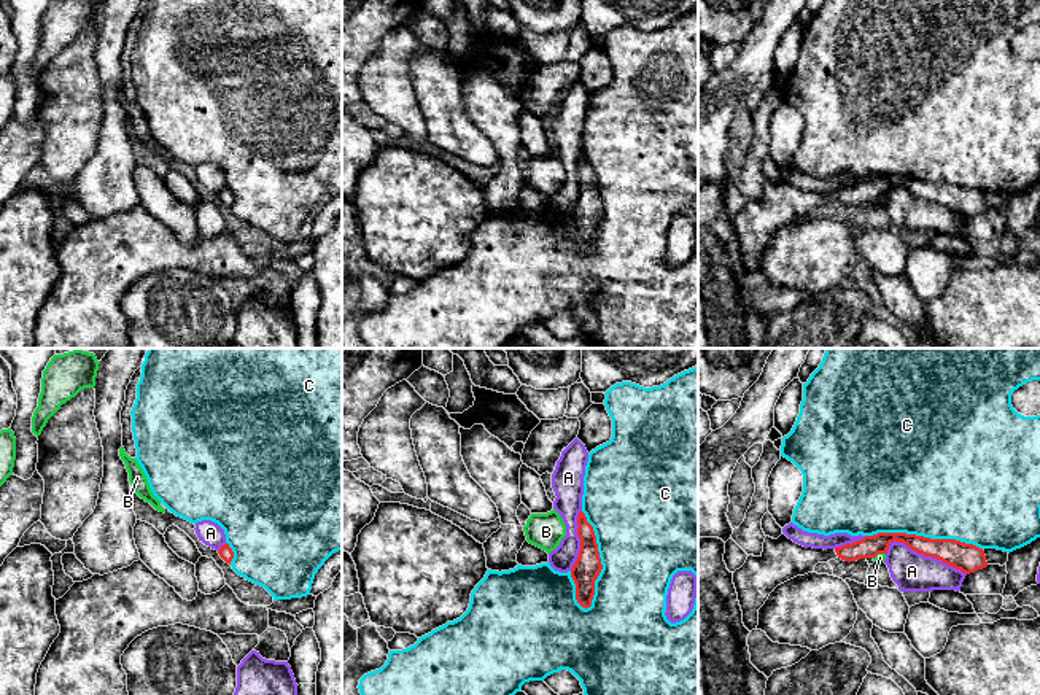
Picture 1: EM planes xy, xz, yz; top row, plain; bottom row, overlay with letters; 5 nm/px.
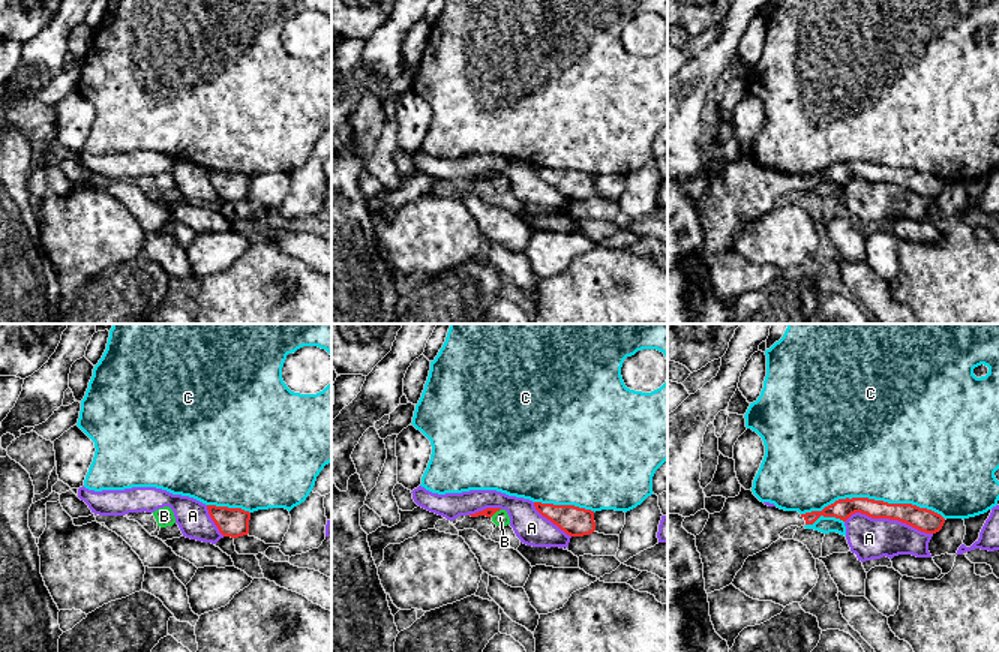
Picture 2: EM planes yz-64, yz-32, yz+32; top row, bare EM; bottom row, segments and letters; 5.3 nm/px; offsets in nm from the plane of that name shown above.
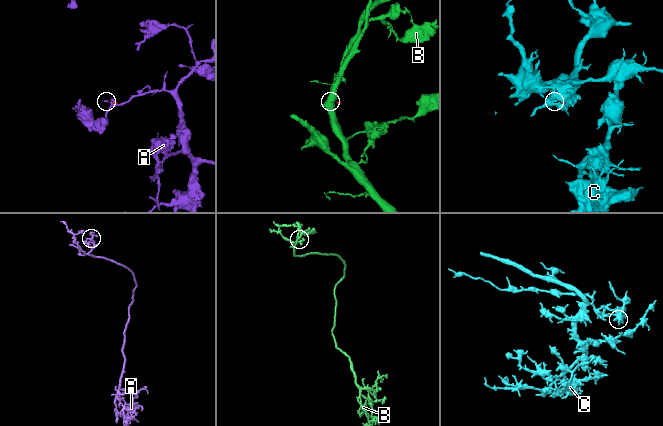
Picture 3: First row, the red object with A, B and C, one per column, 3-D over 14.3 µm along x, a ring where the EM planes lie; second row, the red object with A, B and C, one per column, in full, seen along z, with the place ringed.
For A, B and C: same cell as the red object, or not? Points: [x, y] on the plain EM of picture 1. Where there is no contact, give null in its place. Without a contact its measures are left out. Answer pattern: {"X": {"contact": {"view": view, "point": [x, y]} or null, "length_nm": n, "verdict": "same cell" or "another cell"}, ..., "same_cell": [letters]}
{"A": {"contact": {"view": "yz", "point": [926, 199]}, "length_nm": 420, "verdict": "another cell"}, "B": {"contact": {"view": "yz", "point": [878, 196]}, "length_nm": 70, "verdict": "another cell"}, "C": {"contact": {"view": "xz", "point": [600, 204]}, "length_nm": 500, "verdict": "another cell"}, "same_cell": []}

